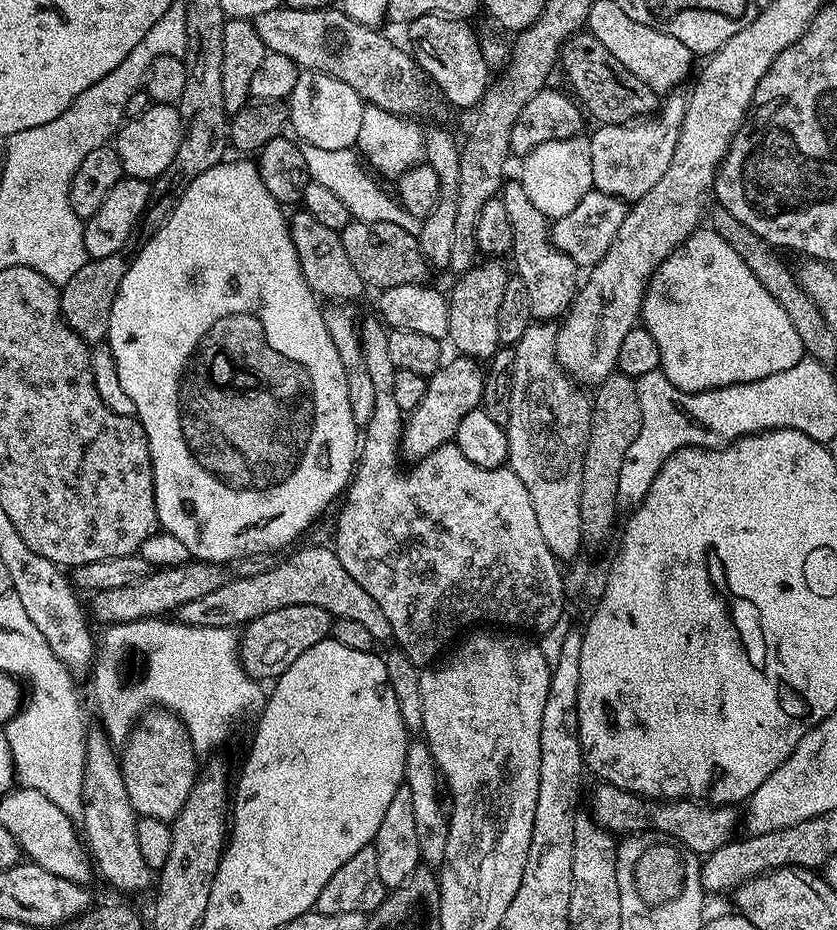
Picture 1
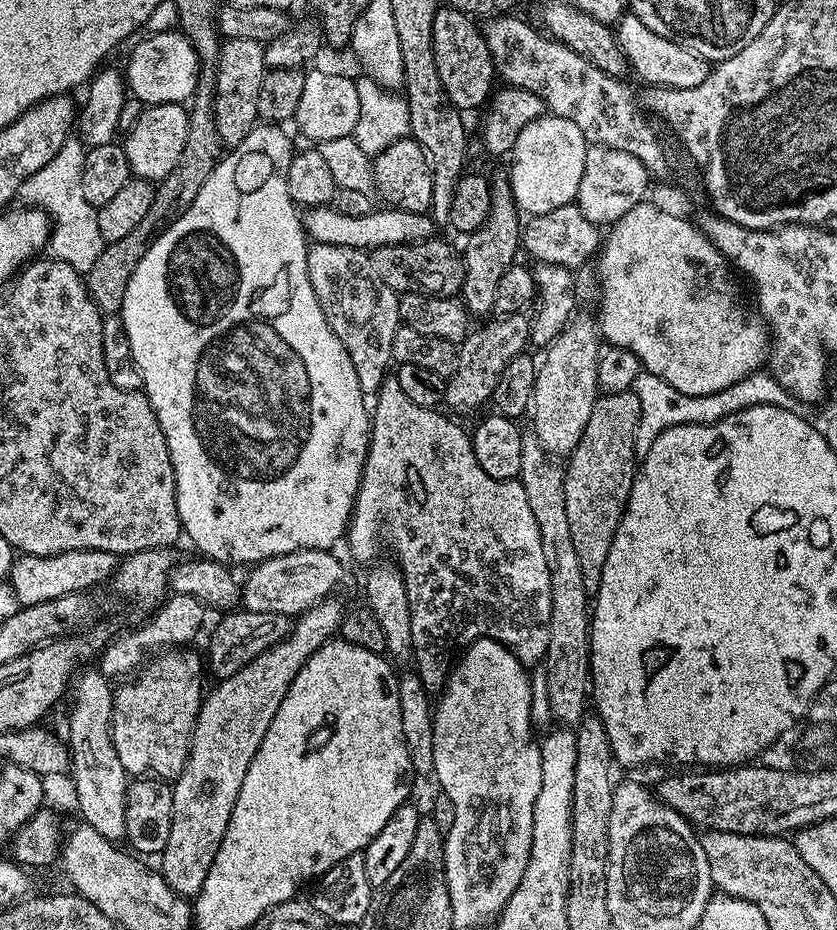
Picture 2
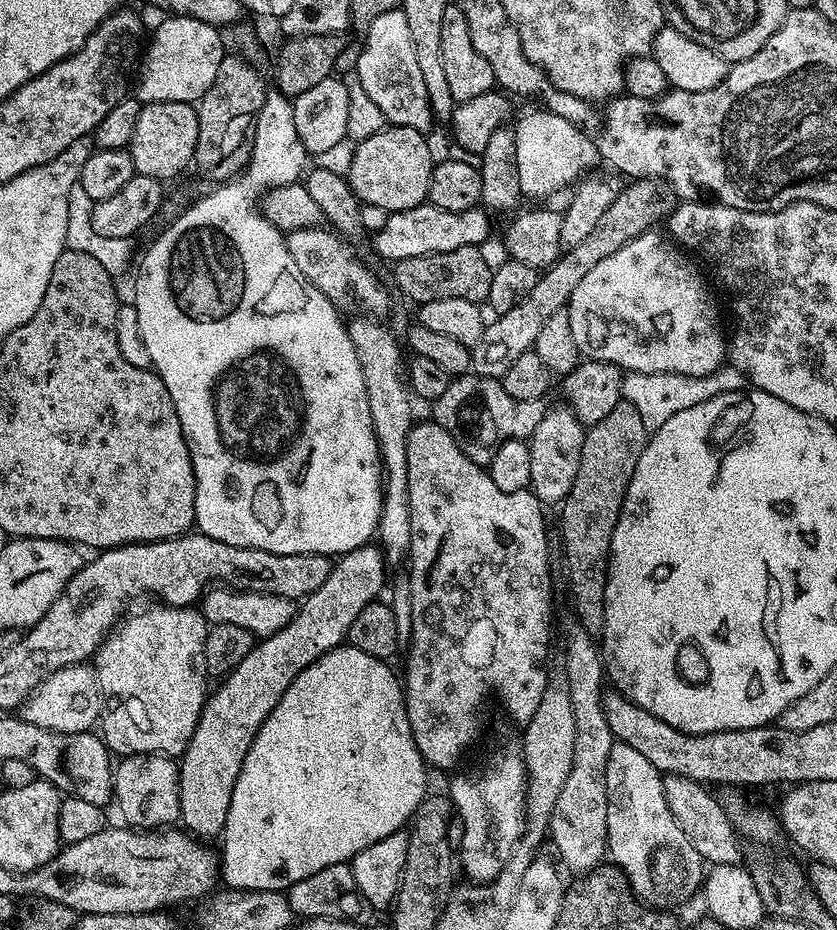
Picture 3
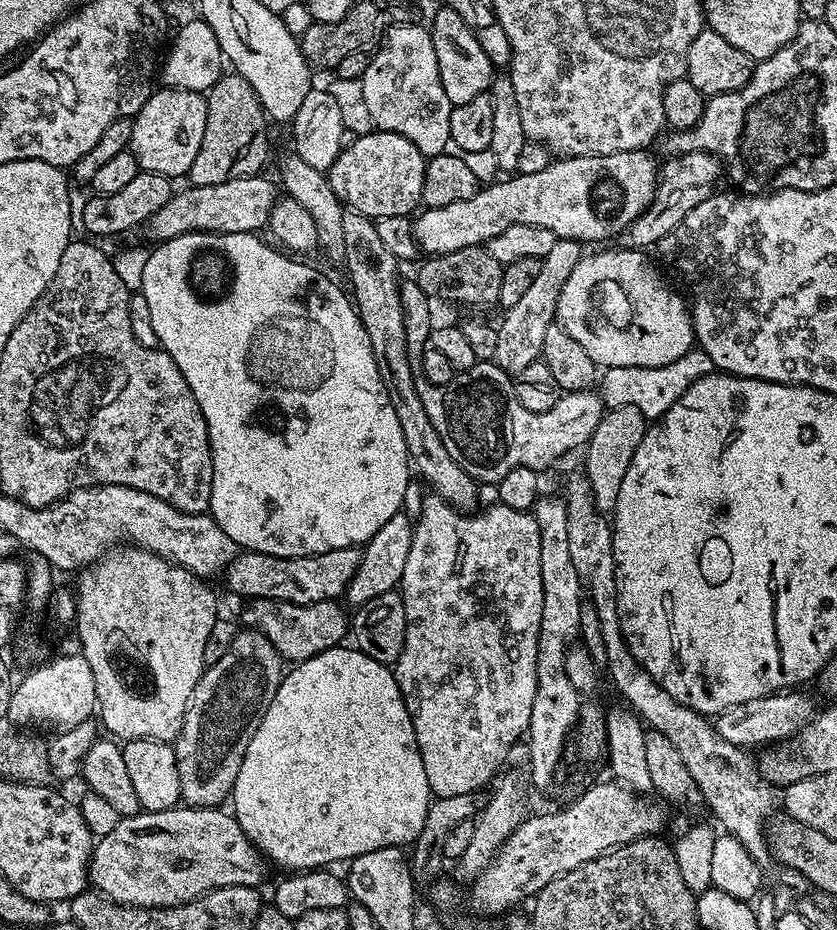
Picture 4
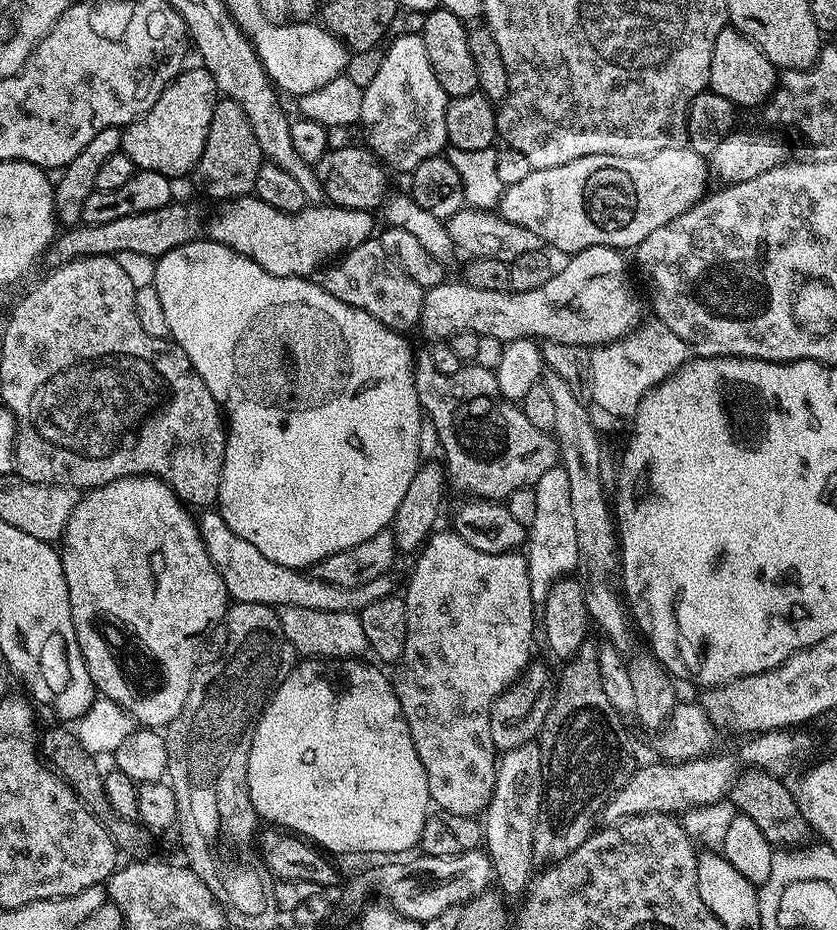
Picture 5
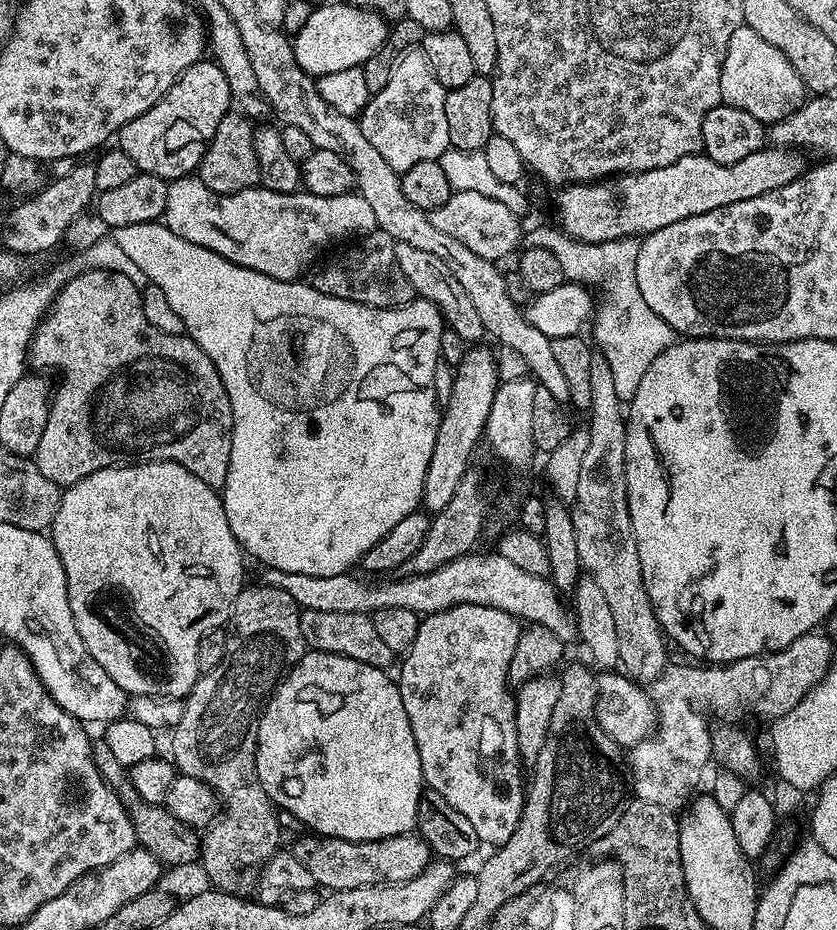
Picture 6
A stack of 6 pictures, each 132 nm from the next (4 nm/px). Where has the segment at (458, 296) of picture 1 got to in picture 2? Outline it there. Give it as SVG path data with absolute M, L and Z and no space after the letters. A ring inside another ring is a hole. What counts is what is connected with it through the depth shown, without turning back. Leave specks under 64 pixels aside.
M507 179L491 181L492 193L490 194L490 214L486 222L478 230L474 230L467 237L468 240L462 247L464 258L464 286L462 289L462 299L465 308L473 317L487 317L492 312L494 306L494 290L498 290L498 282L502 279L502 274L510 270L510 266L517 263L519 253L522 248L522 212L517 208L515 198L512 196L511 186Z

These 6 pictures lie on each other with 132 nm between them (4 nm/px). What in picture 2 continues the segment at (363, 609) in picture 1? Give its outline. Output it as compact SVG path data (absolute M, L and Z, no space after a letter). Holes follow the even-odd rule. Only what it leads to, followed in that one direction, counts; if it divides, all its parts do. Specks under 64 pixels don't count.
M303 548L261 560L249 571L252 573L242 580L240 604L243 611L262 614L273 612L295 618L307 608L313 608L318 602L329 599L335 593L332 591L344 580L344 564L334 553L327 548Z

